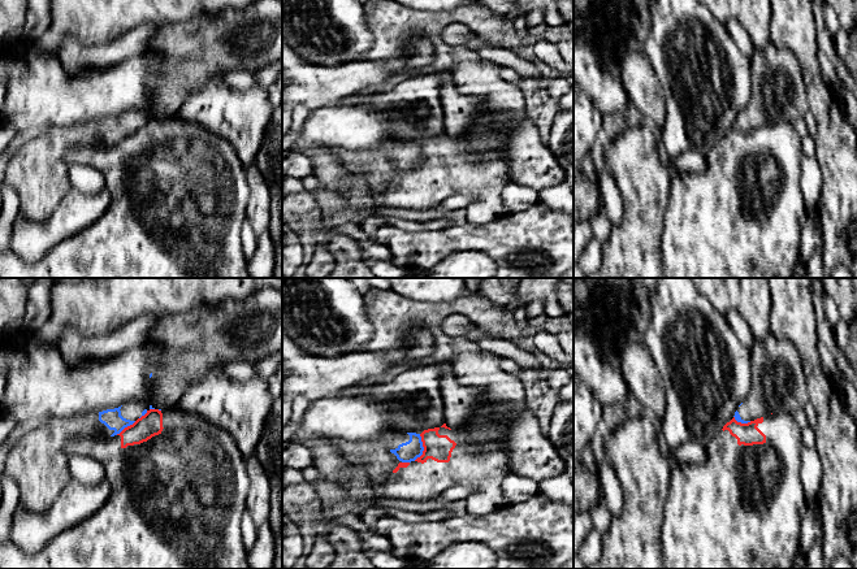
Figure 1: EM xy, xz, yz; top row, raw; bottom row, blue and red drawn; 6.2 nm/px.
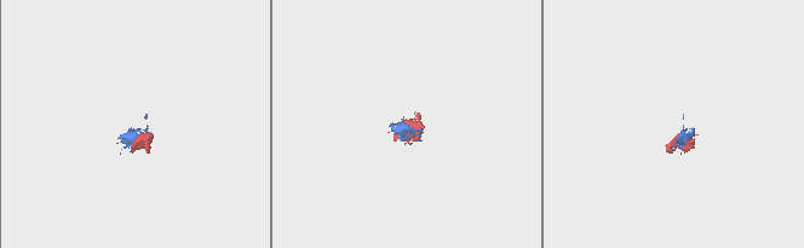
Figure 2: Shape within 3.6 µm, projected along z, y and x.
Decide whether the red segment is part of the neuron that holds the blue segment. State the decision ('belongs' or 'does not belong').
does not belong

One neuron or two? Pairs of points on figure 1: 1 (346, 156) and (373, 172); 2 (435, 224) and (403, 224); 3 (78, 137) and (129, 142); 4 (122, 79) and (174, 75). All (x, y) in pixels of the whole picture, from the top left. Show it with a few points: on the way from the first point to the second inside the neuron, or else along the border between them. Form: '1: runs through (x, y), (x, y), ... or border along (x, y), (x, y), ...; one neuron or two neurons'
1: runs through (353, 160), (367, 165); one neuron
2: runs through (427, 225), (411, 225); one neuron
3: border along (109, 144), (82, 146), (79, 148); two neurons
4: border along (148, 47), (163, 55), (148, 107); two neurons

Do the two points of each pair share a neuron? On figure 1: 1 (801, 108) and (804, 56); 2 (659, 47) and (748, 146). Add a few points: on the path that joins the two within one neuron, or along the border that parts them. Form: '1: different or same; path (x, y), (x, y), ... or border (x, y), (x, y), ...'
1: different; border (793, 57), (801, 73), (809, 108)
2: different; border (734, 126), (710, 150)

